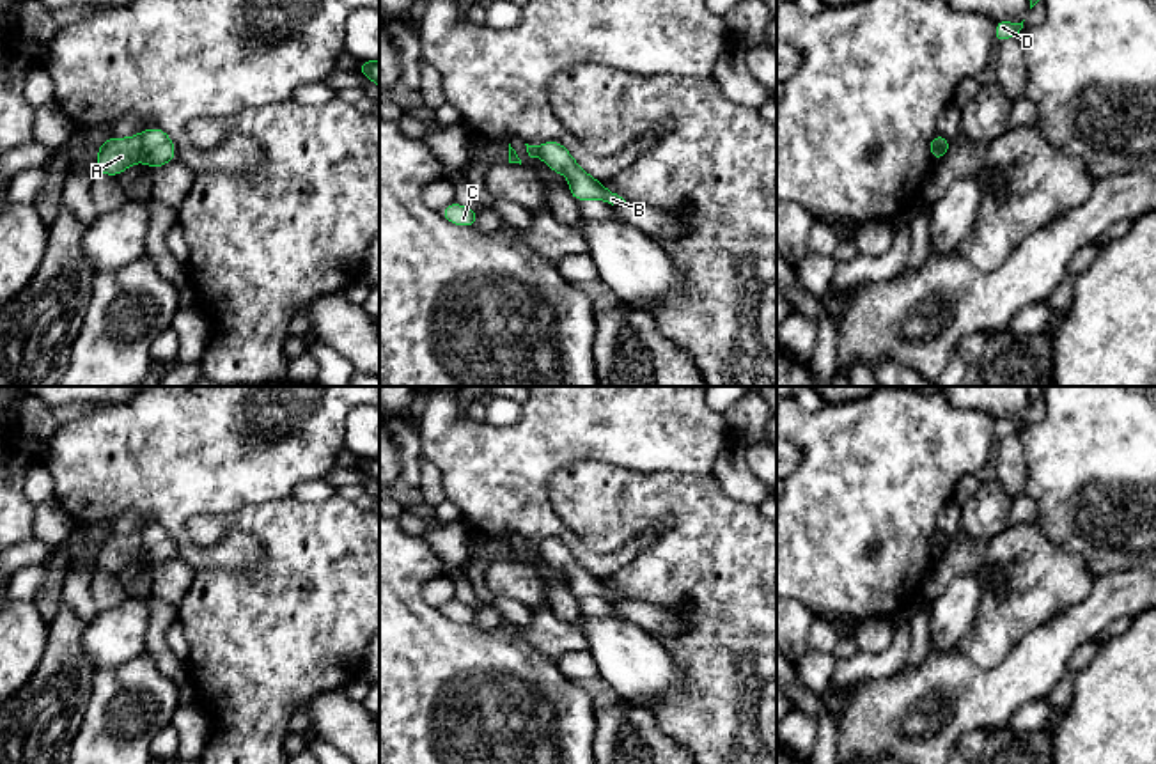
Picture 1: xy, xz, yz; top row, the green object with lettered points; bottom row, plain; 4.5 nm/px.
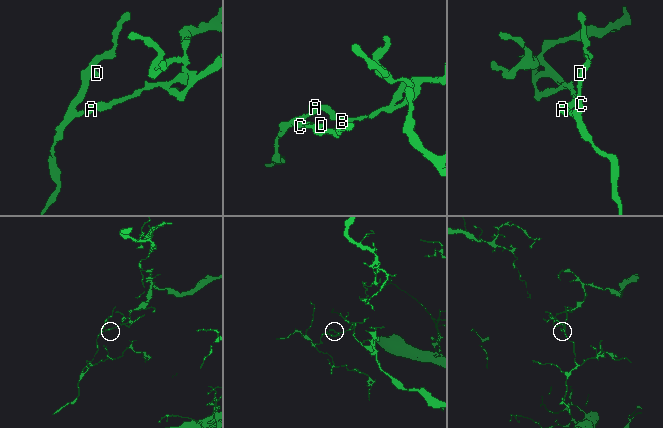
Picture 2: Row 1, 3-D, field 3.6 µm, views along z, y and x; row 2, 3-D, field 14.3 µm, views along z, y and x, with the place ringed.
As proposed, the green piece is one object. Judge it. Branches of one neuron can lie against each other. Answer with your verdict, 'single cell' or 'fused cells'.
fused cells

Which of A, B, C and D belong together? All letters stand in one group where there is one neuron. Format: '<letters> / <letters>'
A C D / B

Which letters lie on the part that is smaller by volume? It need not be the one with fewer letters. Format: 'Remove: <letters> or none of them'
Remove: A, C, D

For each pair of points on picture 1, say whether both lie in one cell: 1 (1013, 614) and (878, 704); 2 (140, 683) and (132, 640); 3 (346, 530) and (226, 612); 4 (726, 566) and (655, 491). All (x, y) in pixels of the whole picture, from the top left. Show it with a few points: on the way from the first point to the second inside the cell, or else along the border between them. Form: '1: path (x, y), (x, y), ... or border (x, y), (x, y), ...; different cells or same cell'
1: border (958, 649), (981, 667), (997, 665); different cells
2: border (144, 651), (96, 670); different cells
3: path (316, 561), (295, 582), (284, 584), (256, 612); same cell
4: path (708, 548), (672, 509); same cell

